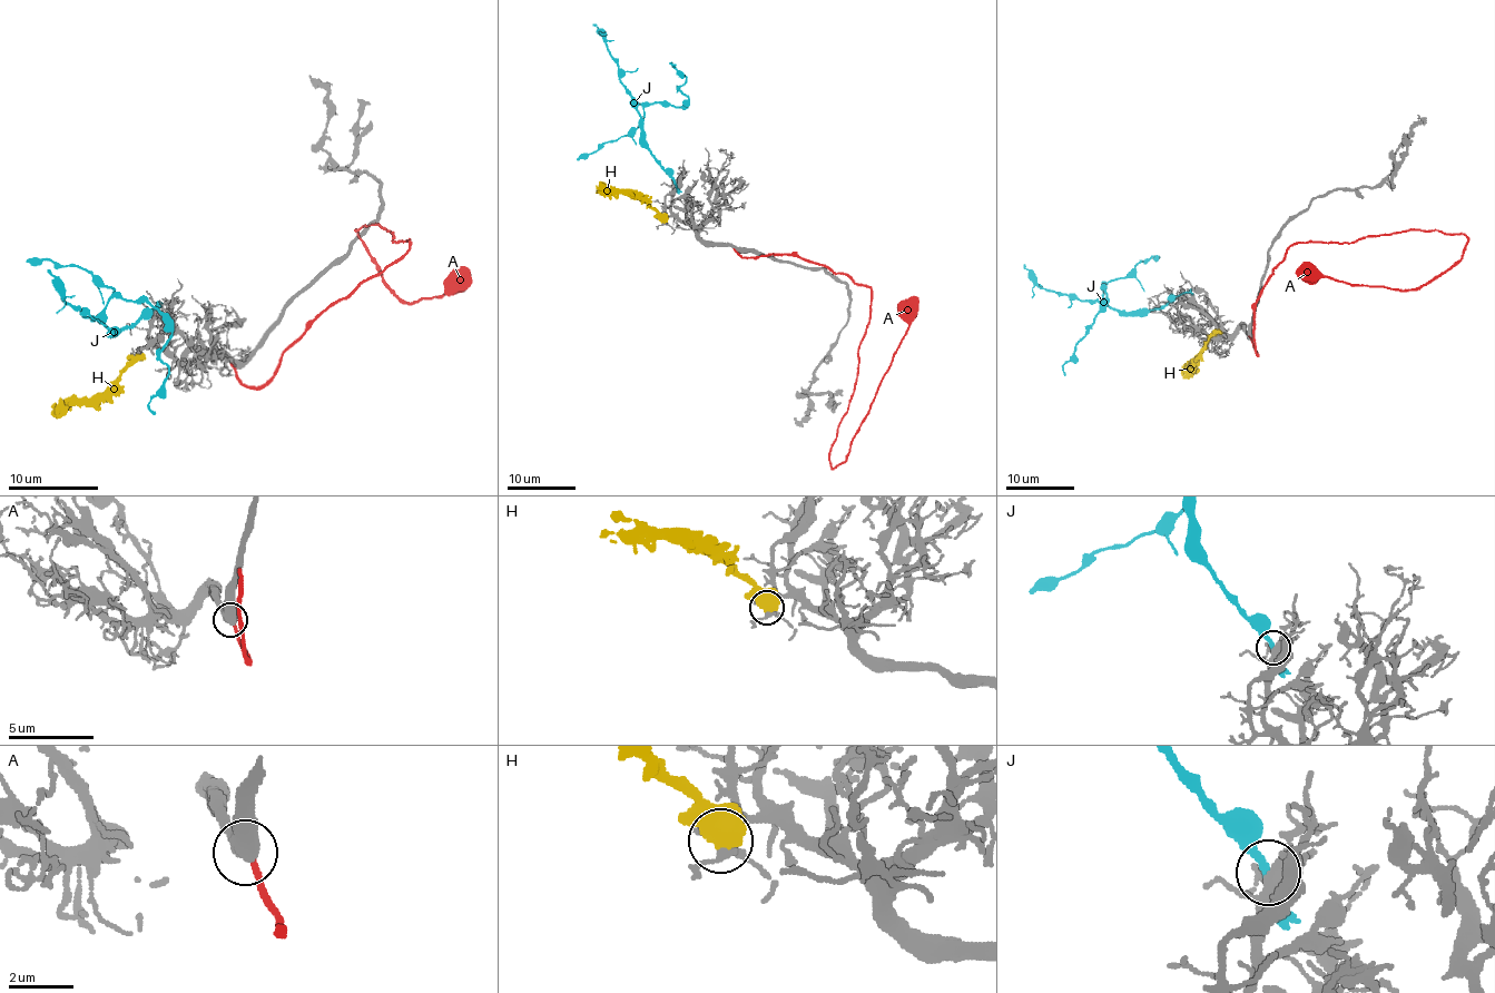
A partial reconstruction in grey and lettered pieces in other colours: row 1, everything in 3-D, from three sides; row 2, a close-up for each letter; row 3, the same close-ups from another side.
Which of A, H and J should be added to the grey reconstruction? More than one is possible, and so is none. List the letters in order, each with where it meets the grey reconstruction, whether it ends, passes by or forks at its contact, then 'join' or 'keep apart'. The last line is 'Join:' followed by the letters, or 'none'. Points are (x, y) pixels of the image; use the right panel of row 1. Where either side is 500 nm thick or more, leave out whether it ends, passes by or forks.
A: (1250, 338) | it ends | join
H: (1220, 331) | keep apart
J: (1181, 294) | it passes by | keep apart
Join: A

